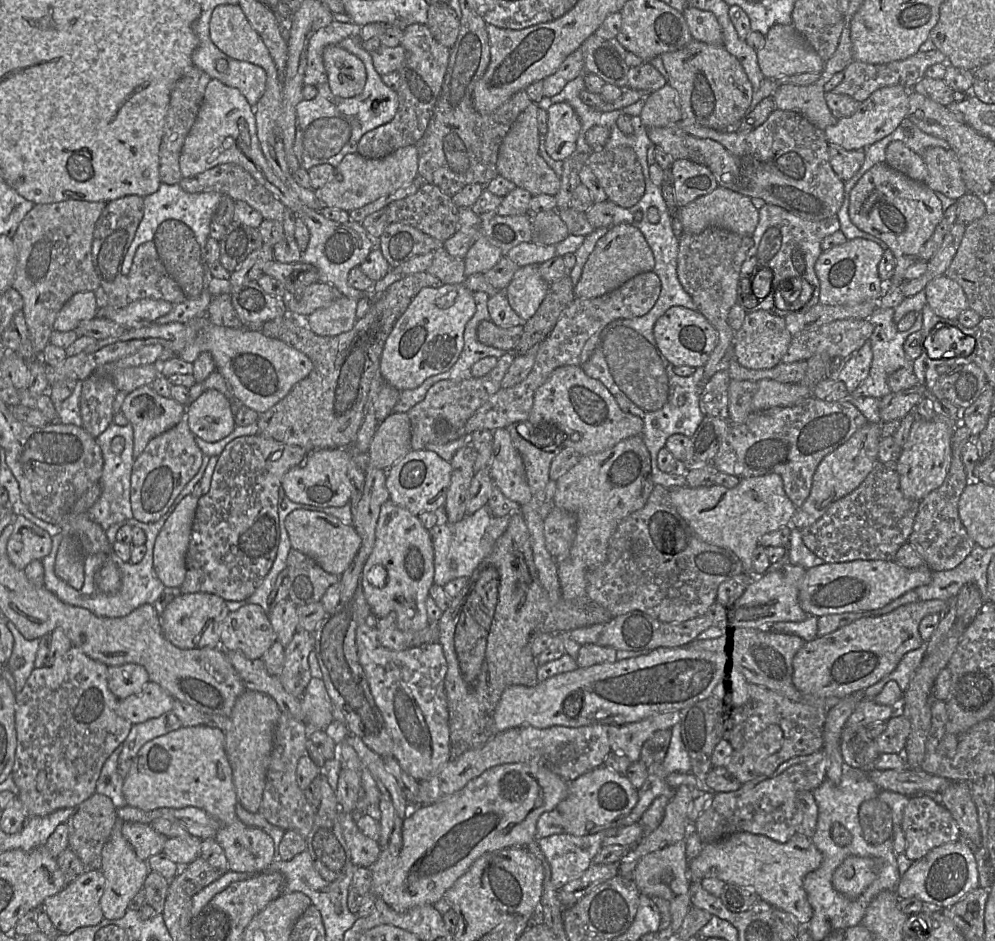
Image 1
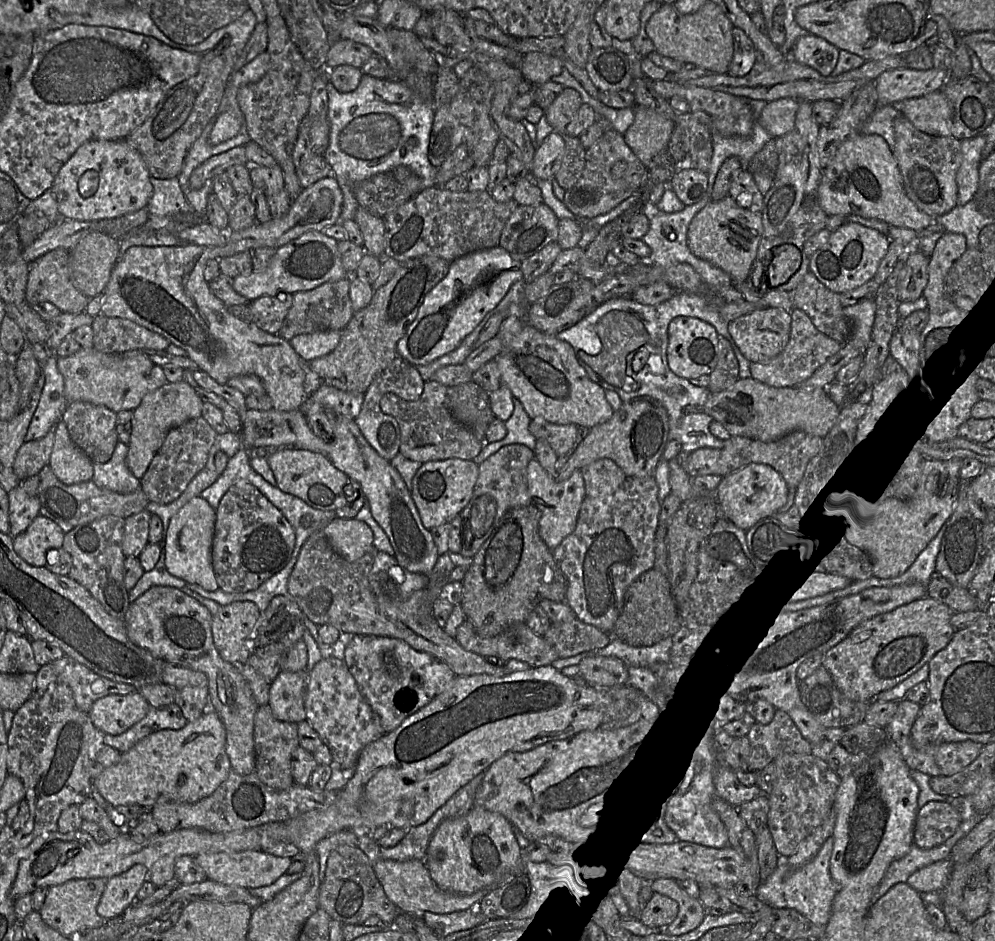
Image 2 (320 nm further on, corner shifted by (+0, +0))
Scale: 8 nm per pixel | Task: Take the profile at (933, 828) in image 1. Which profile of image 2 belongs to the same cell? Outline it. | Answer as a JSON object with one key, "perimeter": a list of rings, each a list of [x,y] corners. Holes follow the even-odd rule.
{"perimeter":[[[929,801],[919,808],[914,826],[913,843],[930,849],[950,838],[964,818],[964,811],[946,801]]]}

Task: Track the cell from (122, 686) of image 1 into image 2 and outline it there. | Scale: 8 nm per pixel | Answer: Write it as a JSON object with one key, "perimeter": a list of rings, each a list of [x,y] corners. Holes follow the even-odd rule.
{"perimeter":[[[67,656],[53,661],[52,664],[57,675],[56,682],[70,687],[76,707],[85,713],[91,710],[96,700],[104,696],[127,695],[136,691],[134,686],[104,678]]]}

